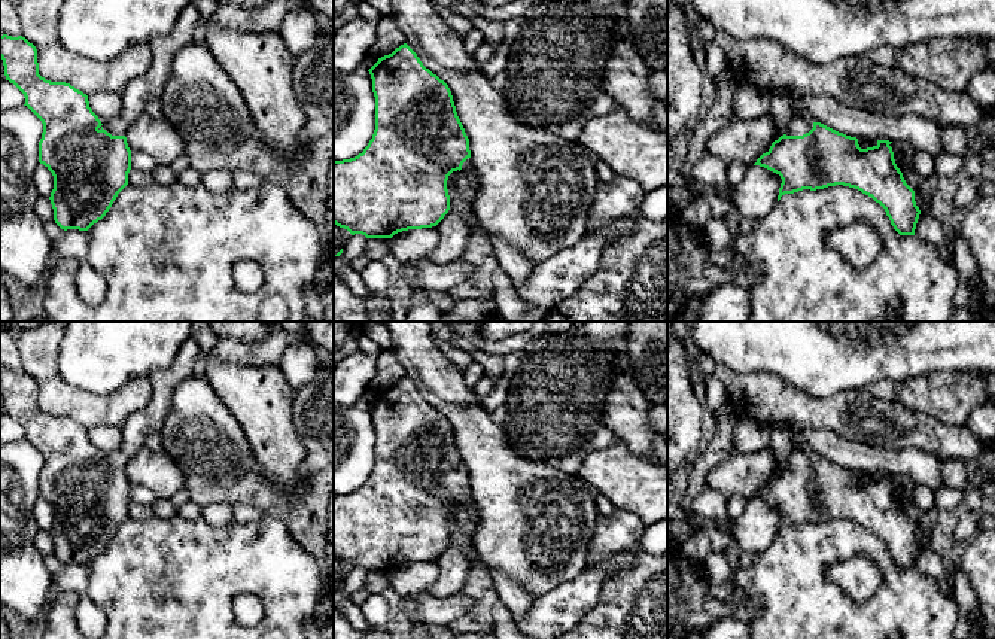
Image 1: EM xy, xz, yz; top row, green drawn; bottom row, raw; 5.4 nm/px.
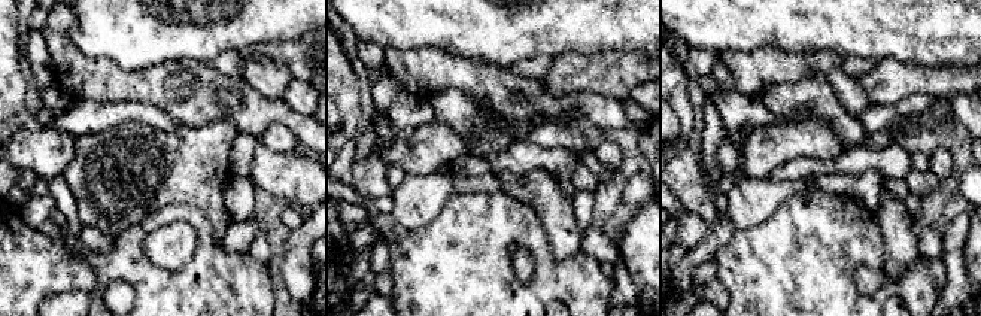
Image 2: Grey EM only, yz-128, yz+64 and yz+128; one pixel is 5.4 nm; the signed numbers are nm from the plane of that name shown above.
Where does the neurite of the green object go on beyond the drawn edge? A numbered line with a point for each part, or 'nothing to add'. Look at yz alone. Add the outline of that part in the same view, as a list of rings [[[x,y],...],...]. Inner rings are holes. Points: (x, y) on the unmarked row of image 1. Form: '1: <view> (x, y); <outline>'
1: yz (781, 438); [[[789,423],[772,426],[769,447],[785,460],[786,469],[803,469],[813,462],[813,456],[801,450],[792,436],[798,427]]]

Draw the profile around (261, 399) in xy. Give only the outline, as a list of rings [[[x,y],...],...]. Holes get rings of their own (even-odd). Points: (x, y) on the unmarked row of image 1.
[[[225,360],[207,365],[204,378],[243,427],[255,456],[253,469],[259,477],[280,493],[302,497],[308,487],[308,478],[299,474],[299,466],[305,459],[305,447],[292,419],[295,390],[280,368],[277,365],[258,366]]]

